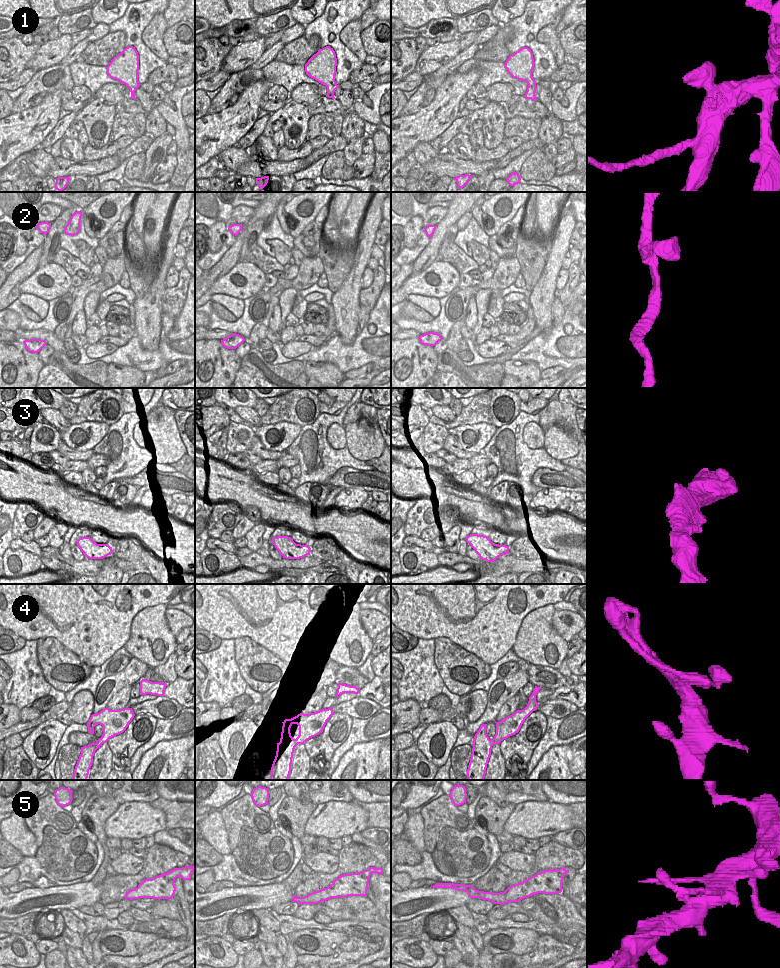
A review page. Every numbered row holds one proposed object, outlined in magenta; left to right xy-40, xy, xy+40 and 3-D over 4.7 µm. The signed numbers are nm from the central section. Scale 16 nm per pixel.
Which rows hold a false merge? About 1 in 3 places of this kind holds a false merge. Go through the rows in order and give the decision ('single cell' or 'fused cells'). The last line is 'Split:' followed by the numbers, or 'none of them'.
1: single cell
2: single cell
3: single cell
4: single cell
5: single cell
Split: none of them

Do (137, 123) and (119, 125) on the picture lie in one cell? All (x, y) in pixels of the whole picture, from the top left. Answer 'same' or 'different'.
same

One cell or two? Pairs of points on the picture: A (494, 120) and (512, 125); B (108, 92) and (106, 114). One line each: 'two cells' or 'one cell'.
A: two cells
B: two cells

